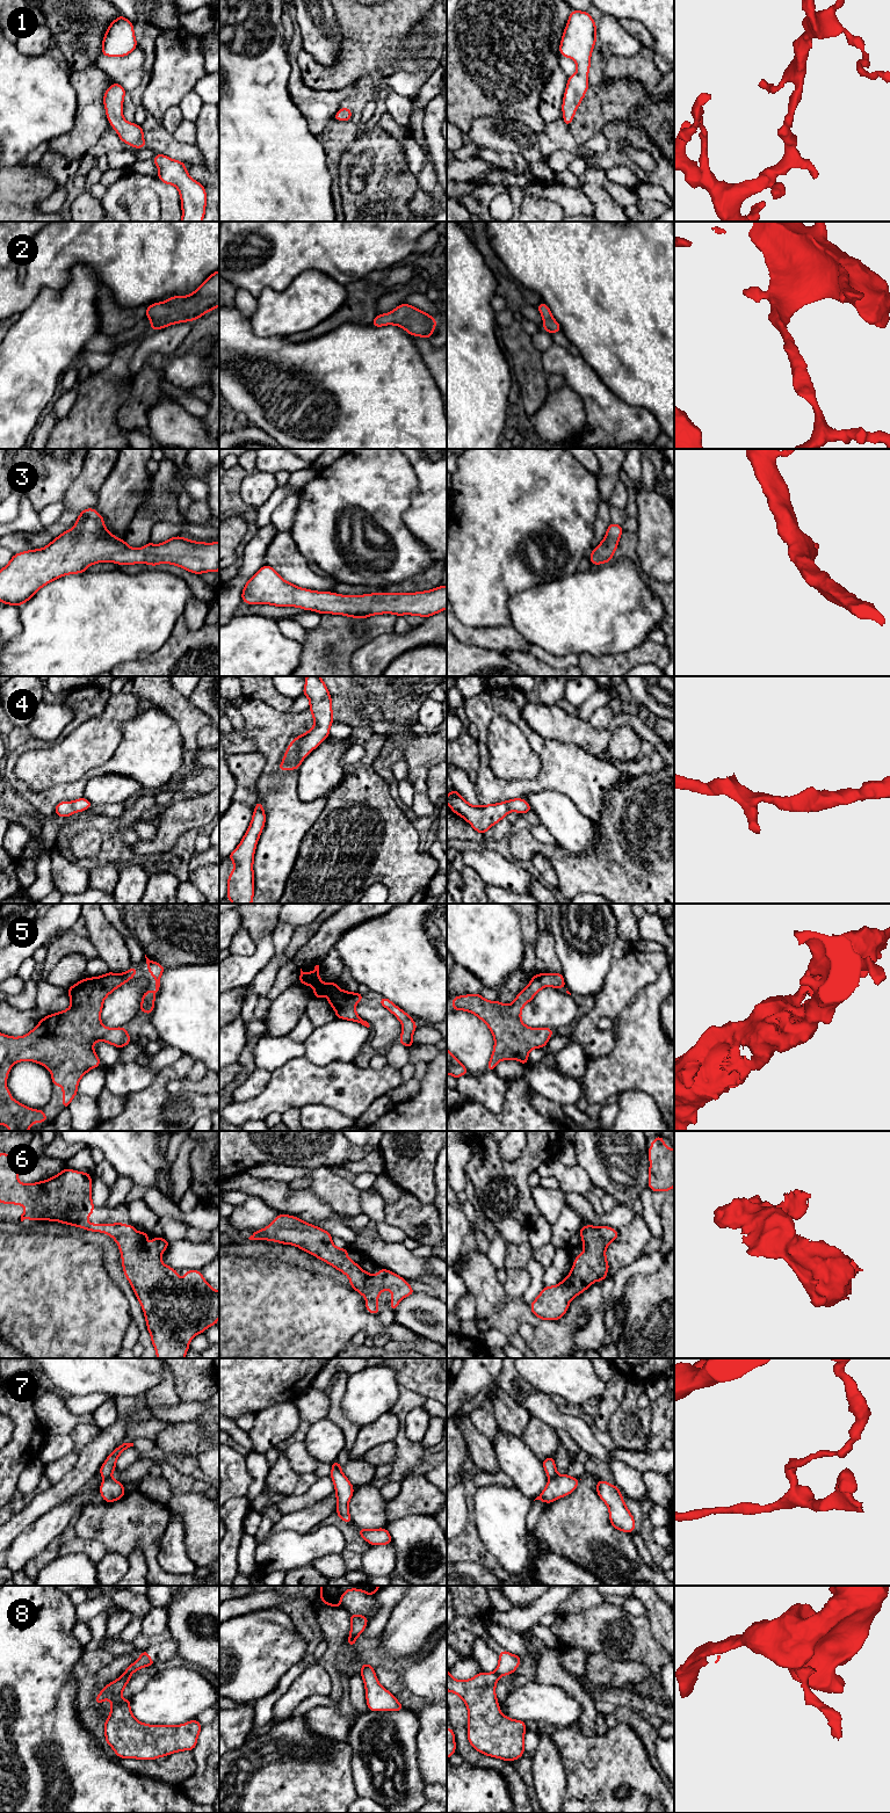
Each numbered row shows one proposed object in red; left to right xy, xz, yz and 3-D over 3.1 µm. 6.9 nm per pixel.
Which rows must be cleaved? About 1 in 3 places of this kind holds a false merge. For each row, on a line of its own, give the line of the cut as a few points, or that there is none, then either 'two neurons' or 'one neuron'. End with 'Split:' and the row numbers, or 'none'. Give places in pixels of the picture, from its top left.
1: cut none; one neuron
2: cut none; one neuron
3: cut none; one neuron
4: cut none; one neuron
5: cut none; one neuron
6: cut none; one neuron
7: cut yz (557, 1476), (550, 1478); two neurons
8: cut xy (124, 1673), (129, 1674); two neurons
Split: 7, 8

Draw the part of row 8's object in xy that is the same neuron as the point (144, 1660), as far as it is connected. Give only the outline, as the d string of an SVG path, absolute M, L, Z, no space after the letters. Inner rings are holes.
M143 1649L142 1655L128 1668L125 1668L124 1674L132 1674L137 1670L139 1670L140 1668L144 1667L149 1667L149 1666L153 1666L154 1662L147 1654L147 1649Z

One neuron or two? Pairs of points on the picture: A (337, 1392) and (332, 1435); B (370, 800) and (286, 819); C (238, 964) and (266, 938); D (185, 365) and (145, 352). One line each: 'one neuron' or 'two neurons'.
A: two neurons
B: two neurons
C: one neuron
D: two neurons

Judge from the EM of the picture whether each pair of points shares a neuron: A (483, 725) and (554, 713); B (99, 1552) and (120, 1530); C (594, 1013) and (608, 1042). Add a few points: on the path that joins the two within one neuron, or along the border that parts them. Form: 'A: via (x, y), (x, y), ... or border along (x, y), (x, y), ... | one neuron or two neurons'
A: border along (526, 702), (522, 709), (522, 718), (543, 737) | two neurons
B: border along (79, 1537), (96, 1539), (108, 1552) | two neurons
C: via (594, 1020), (594, 1029), (601, 1036) | one neuron

